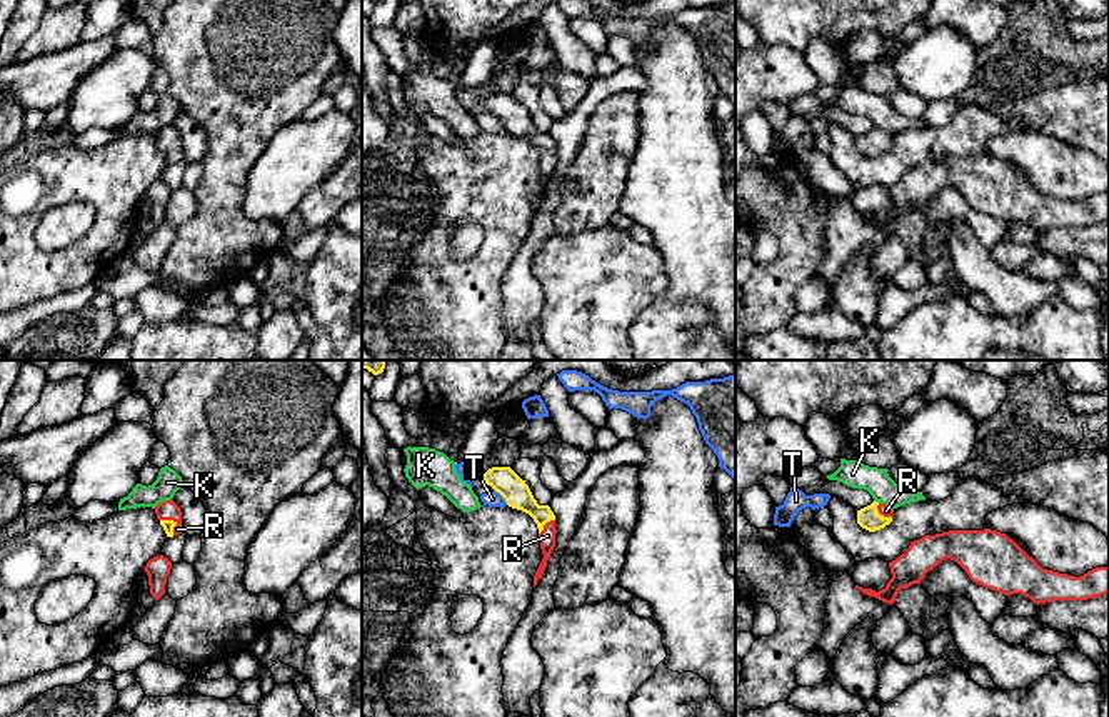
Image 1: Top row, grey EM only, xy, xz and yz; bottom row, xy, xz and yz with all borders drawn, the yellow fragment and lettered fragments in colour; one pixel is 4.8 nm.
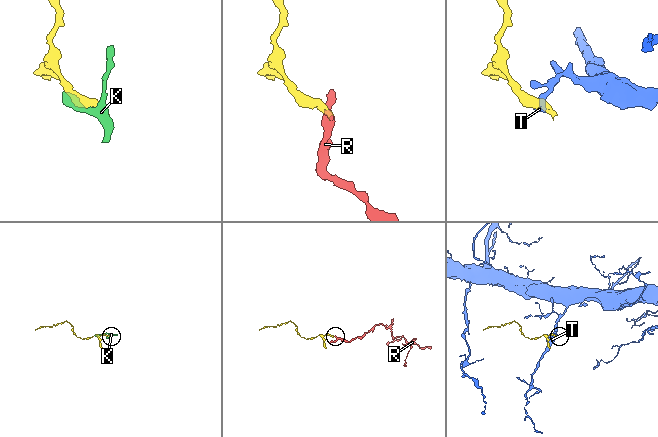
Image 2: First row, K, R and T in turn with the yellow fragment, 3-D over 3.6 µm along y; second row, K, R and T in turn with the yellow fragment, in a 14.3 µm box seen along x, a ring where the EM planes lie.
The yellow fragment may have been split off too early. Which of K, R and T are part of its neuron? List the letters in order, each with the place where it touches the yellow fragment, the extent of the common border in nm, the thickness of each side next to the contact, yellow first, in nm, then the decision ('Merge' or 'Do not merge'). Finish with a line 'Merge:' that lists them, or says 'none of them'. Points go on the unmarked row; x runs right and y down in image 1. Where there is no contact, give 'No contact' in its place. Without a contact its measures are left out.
K: Touches yellow at yz (878, 129). Shared border 40 nm. Thickness 110 nm (yellow) against 130 nm. Do not merge
R: Touches yellow at xy (174, 149). Shared border 100 nm. Thickness 50 nm (yellow) against 100 nm. Merge
T: Touches yellow at xz (502, 122). Shared border 100 nm. Thickness 130 nm (yellow) against 80 nm. Do not merge
Merge: R

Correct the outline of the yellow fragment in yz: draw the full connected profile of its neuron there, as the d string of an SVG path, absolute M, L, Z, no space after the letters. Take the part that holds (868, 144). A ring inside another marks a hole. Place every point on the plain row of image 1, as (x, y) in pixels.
M874 127L871 132L857 137L857 150L869 158L876 158L889 152L892 142L894 135L891 132Z

